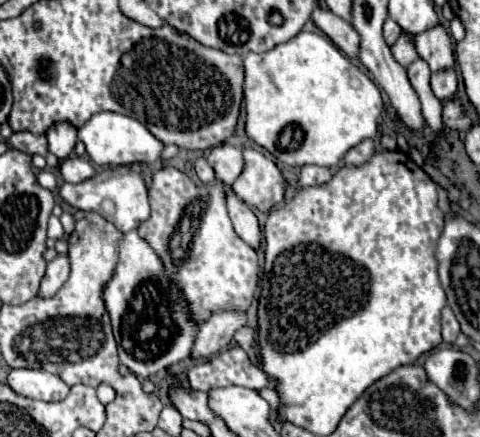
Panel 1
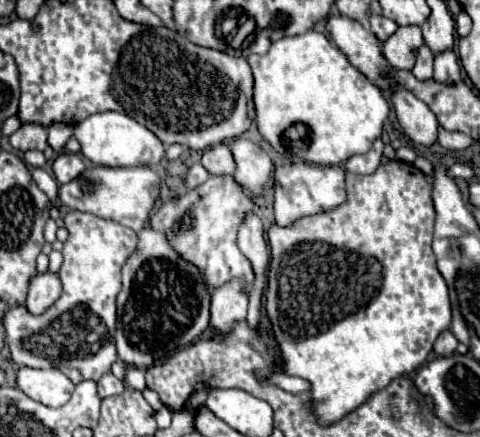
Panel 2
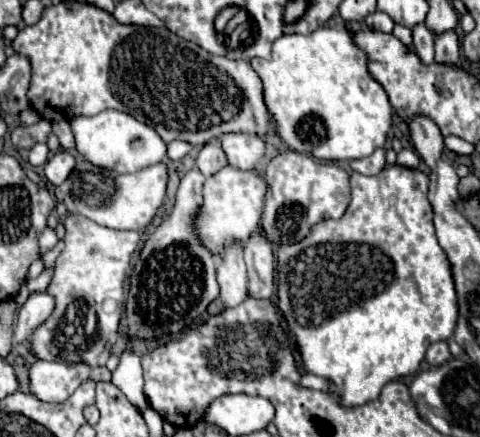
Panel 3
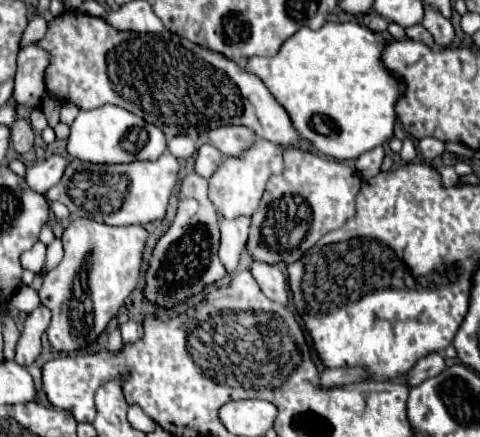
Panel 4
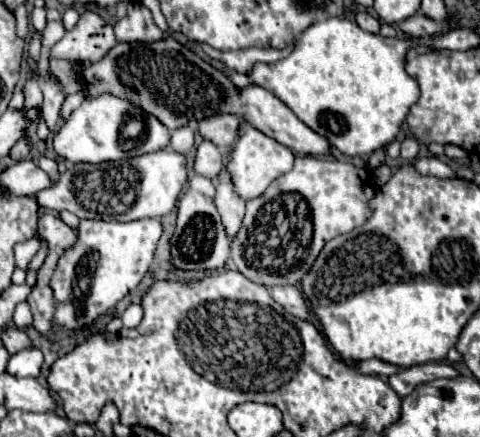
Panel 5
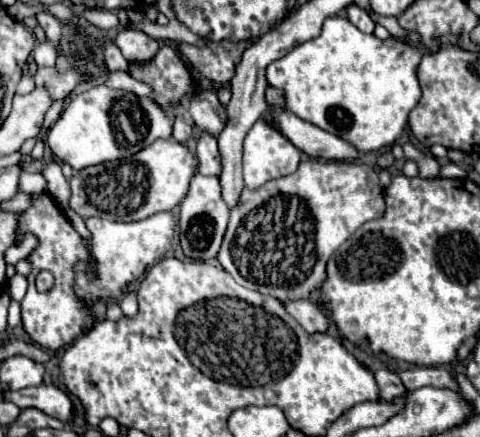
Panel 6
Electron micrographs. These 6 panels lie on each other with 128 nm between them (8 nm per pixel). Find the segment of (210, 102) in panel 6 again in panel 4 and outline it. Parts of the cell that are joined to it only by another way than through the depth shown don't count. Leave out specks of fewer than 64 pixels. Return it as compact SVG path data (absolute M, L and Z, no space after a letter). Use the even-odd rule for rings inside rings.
M224 126L208 132L208 138L224 156L238 156L256 140L256 134L244 126Z

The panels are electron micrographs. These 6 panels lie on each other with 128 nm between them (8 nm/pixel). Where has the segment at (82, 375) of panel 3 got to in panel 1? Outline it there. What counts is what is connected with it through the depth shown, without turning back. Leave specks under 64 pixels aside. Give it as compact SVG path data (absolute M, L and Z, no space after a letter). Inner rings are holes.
M12 370L8 386L20 396L44 402L60 402L68 396L68 384L60 376L44 370ZM102 383L97 387L97 397L106 406L114 400L115 391L108 384Z

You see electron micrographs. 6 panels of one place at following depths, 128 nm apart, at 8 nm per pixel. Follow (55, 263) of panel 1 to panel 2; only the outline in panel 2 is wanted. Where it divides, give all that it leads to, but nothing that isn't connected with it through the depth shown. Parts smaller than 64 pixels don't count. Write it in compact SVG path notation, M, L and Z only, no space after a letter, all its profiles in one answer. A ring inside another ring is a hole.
M38 274L32 278L32 284L28 288L28 300L26 300L26 308L32 314L40 314L46 312L58 298L60 298L62 286L60 286L60 278L58 274Z

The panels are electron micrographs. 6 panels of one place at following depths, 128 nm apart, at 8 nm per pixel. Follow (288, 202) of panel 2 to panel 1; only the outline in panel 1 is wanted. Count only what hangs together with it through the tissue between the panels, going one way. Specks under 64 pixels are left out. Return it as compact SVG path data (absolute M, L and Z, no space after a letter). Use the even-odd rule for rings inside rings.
M302 166L298 174L298 186L308 188L308 186L320 186L326 184L332 178L330 168L324 166Z

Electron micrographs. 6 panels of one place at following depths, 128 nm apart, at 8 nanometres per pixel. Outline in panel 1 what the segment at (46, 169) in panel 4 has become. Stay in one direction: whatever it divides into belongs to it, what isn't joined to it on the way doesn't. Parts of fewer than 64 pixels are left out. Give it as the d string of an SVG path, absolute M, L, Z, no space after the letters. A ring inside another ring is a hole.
M70 156L60 162L60 174L62 174L64 182L82 182L82 180L92 178L96 172L94 172L92 164L86 162L84 158Z

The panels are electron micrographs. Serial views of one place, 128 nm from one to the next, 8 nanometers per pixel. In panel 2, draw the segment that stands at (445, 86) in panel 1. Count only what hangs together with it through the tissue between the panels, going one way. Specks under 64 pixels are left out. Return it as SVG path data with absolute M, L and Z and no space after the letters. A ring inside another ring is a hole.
M452 50L434 56L434 80L444 84L460 80L460 64Z

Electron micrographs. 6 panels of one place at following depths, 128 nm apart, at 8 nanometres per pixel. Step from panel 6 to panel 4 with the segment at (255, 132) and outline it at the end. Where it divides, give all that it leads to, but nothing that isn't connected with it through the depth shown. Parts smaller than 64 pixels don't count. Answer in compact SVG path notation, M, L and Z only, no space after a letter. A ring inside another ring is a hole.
M256 138L252 148L246 148L240 156L226 156L224 158L224 162L216 170L216 174L210 178L210 200L224 218L254 214L254 210L258 208L258 202L264 194L268 178L272 174L280 174L284 170L282 150L284 148L278 144Z

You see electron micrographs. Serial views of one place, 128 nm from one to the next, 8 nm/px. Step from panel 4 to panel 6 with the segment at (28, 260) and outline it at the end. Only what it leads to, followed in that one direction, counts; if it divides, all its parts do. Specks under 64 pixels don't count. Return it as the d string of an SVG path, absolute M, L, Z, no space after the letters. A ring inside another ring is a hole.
M28 234L20 244L8 248L8 252L4 254L6 264L16 264L18 260L24 260L24 258L36 248L36 244L38 244L38 240L36 240L32 234Z

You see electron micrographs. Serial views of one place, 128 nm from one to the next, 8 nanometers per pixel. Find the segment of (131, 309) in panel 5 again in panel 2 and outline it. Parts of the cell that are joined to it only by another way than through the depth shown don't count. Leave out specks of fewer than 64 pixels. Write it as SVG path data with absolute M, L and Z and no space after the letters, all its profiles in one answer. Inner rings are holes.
M126 366L126 374L124 374L124 386L128 390L138 390L138 392L144 392L146 390L146 382L144 382L144 370L142 368L132 368L132 366Z

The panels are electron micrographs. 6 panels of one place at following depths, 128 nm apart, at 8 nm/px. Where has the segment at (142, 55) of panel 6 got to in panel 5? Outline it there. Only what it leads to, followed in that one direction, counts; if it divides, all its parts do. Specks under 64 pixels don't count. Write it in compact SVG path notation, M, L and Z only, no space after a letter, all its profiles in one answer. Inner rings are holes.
M130 4L128 16L114 26L118 42L144 42L152 44L162 38L162 30L154 24L148 8L140 4Z

